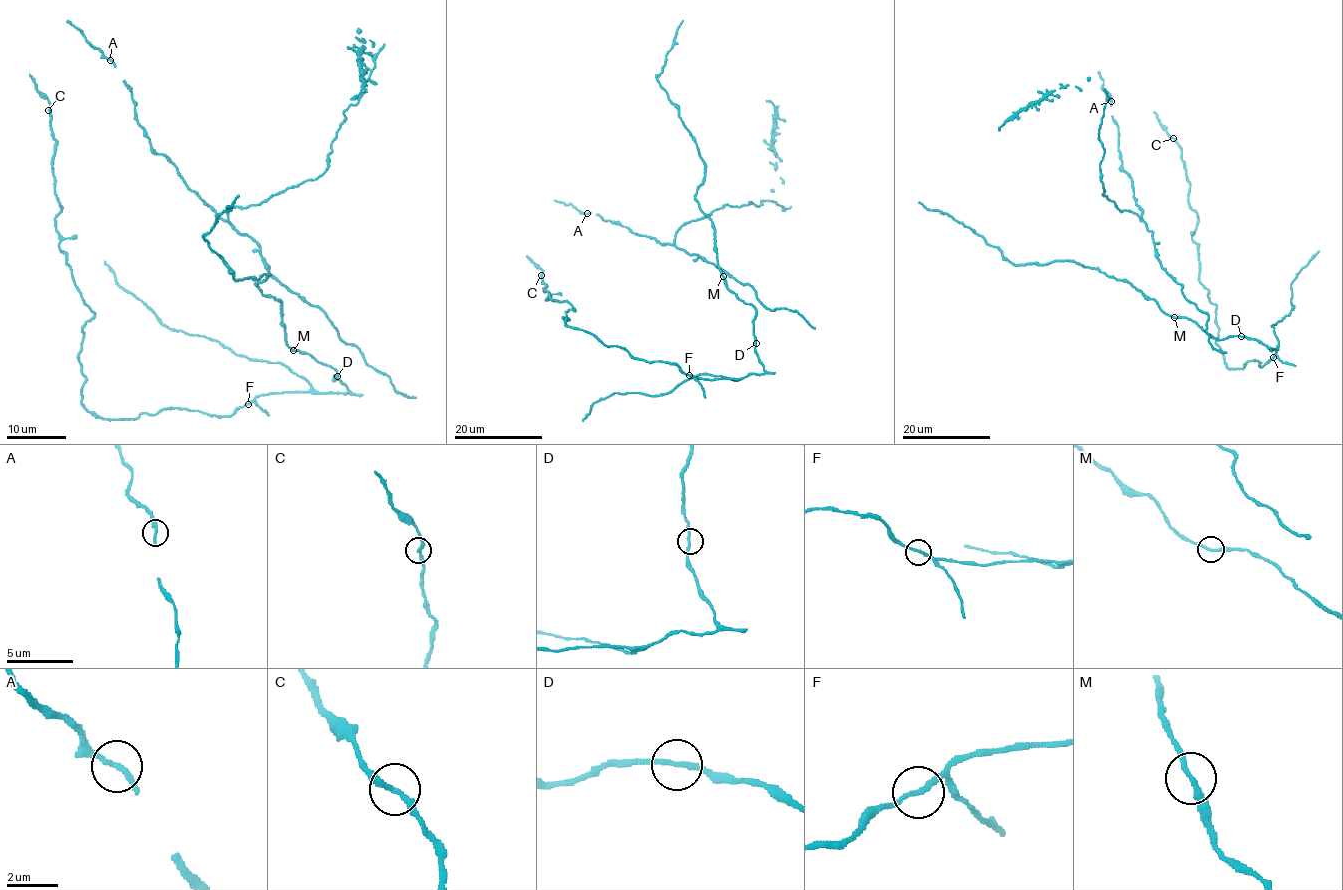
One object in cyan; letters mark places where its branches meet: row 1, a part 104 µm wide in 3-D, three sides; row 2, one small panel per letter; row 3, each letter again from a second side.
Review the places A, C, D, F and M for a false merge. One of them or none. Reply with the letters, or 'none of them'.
A

